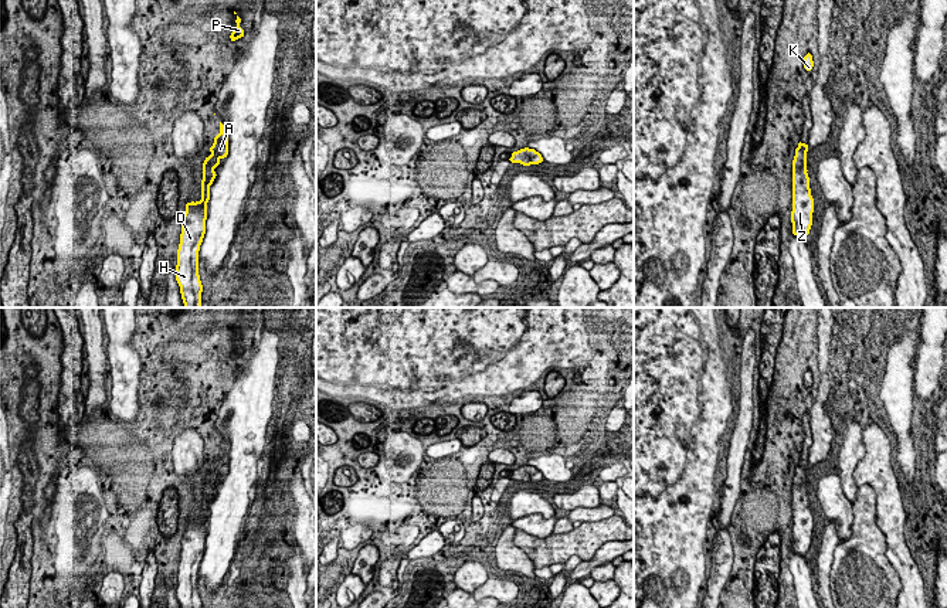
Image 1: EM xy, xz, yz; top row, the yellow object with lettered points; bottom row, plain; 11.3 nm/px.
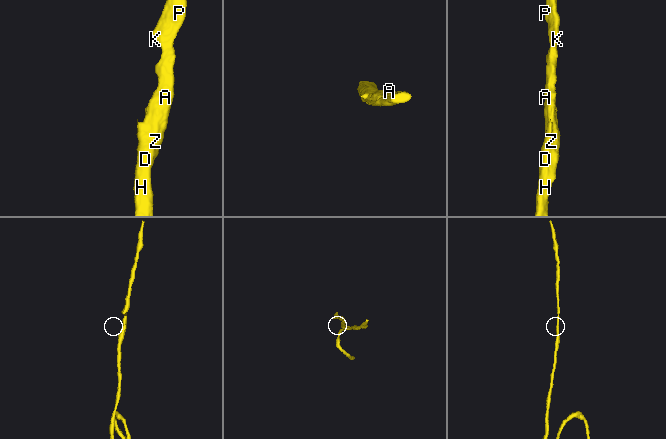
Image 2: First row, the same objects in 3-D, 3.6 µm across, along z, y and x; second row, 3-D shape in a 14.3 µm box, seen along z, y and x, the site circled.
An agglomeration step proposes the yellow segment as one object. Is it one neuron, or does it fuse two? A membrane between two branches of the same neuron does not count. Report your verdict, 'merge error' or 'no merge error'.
no merge error

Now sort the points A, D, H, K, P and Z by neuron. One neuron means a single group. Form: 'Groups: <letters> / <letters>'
Groups: A D H K P Z

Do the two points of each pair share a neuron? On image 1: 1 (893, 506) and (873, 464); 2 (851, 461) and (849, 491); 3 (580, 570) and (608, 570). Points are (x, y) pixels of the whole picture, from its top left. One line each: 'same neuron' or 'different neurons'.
1: same neuron
2: same neuron
3: different neurons

